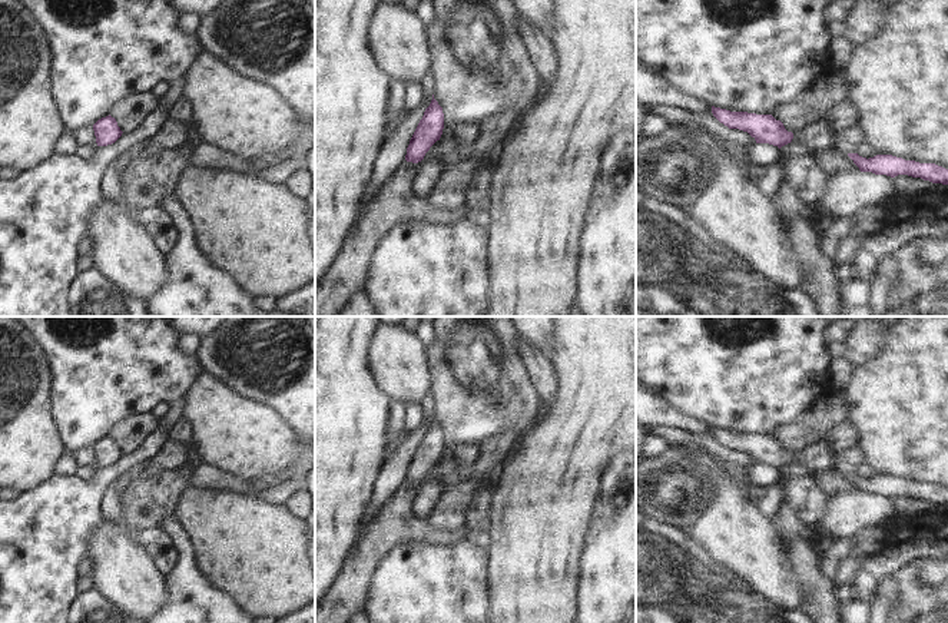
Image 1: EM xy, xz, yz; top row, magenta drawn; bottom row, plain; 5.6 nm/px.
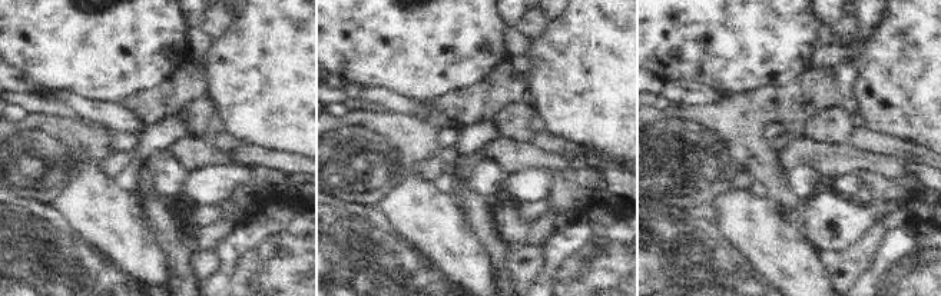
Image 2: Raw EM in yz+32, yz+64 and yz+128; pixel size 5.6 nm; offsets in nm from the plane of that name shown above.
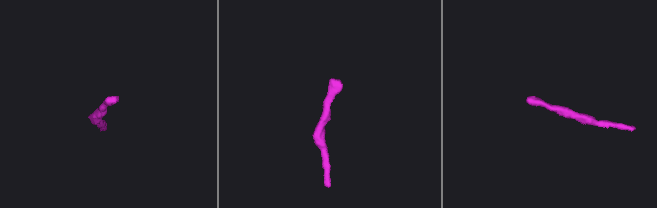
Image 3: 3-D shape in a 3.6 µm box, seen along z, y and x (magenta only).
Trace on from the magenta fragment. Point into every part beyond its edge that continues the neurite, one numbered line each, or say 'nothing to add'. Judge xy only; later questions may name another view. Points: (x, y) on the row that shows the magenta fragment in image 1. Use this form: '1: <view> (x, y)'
nothing to add

